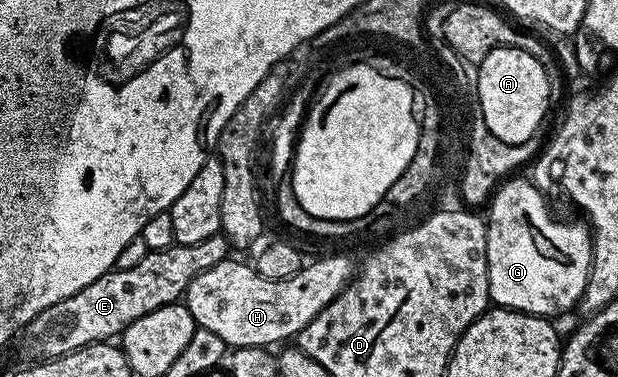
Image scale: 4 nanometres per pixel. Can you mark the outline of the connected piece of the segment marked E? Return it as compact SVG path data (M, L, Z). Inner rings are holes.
M223 234L206 236L199 244L189 246L170 245L161 250L149 250L134 268L111 269L107 274L98 276L94 284L86 284L74 296L50 304L34 320L30 320L22 331L24 346L33 354L33 359L47 360L60 358L71 350L81 350L92 342L106 342L123 335L124 329L142 316L158 308L168 306L171 302L180 302L188 290L190 280L206 268L229 257L228 239Z

